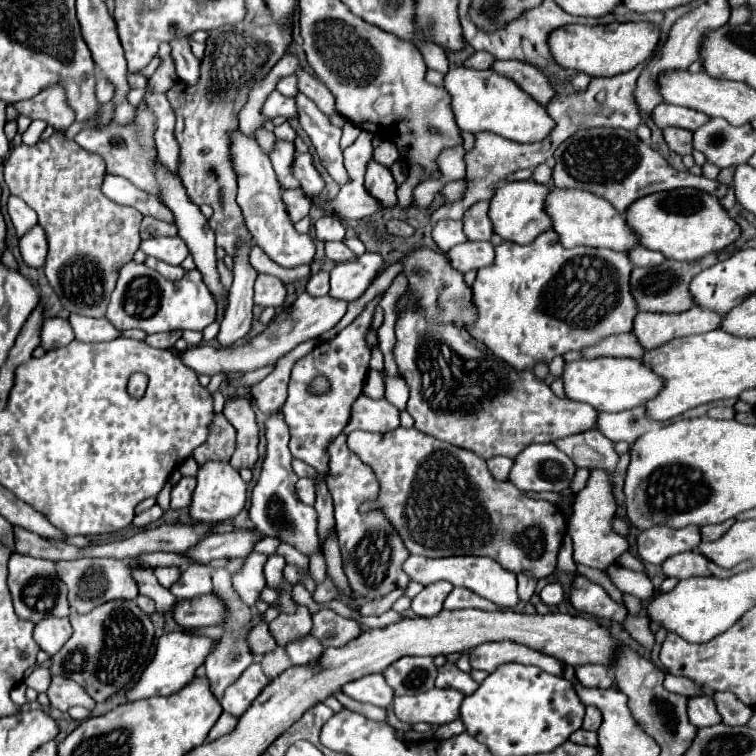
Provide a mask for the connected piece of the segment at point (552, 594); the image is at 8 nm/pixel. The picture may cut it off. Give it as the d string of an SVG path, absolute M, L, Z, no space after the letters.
M548 583L540 591L540 597L542 597L542 603L546 603L546 605L560 605L566 599L564 587L560 583Z

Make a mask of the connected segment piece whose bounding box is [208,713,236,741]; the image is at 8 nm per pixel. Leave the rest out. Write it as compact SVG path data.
M222 713L220 719L216 721L216 725L210 729L208 741L214 741L214 739L218 739L218 737L230 733L234 727L236 727L236 717L232 717L230 713Z

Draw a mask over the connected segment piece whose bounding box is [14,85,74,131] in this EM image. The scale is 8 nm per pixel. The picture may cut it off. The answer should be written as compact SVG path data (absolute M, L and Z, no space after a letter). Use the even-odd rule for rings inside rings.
M50 85L32 99L20 101L14 105L22 115L30 119L42 119L54 129L66 131L74 123L74 111L66 105L66 93L62 93L62 85Z

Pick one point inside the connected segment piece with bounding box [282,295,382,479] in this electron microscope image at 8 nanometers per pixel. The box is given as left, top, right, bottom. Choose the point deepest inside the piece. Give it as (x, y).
(314, 420)

